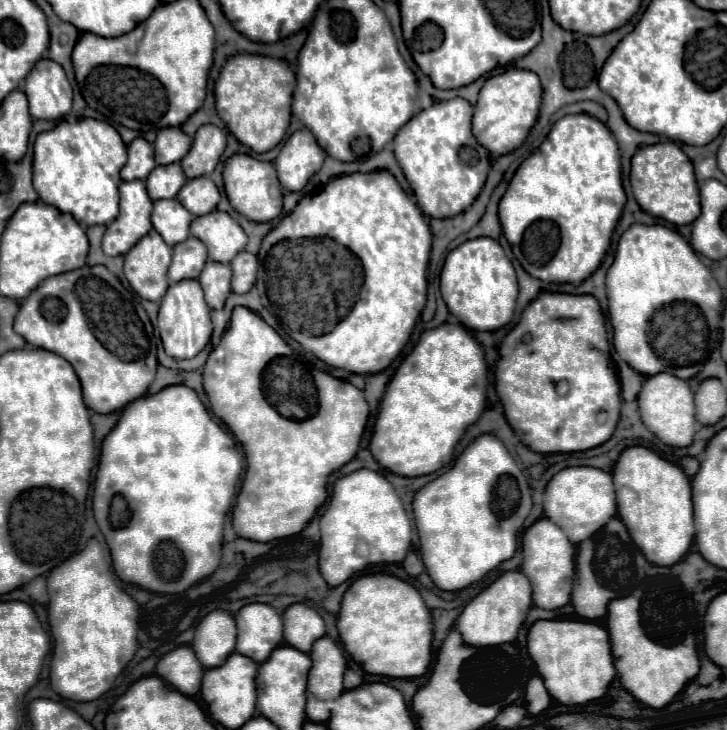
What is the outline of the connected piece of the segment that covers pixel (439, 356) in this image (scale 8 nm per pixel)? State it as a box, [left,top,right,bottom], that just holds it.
[370,323,486,477]

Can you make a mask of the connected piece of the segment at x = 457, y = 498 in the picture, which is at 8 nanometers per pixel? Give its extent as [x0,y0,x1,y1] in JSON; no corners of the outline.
[412,433,530,591]

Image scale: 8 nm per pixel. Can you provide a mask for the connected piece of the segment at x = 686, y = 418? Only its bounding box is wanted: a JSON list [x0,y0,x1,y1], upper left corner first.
[638,375,696,447]

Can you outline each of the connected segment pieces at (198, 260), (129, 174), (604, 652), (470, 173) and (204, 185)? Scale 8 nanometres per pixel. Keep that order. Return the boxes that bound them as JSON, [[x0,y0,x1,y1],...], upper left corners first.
[[168,237,208,283],[120,137,156,181],[526,619,616,705],[392,101,490,219],[176,177,220,215]]

